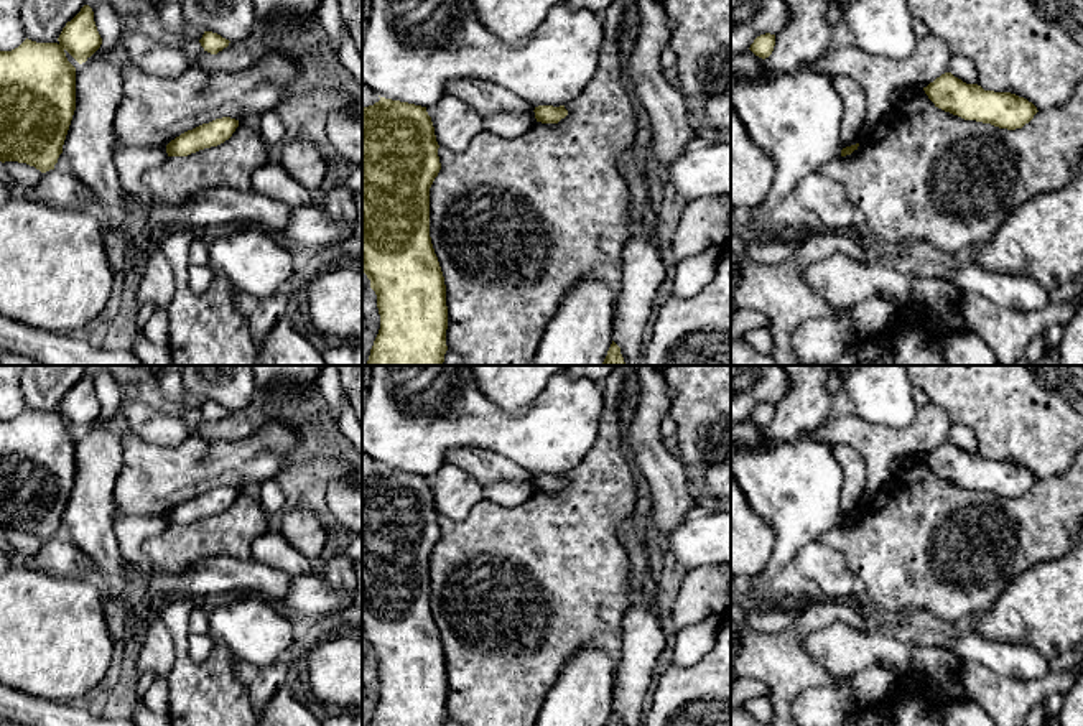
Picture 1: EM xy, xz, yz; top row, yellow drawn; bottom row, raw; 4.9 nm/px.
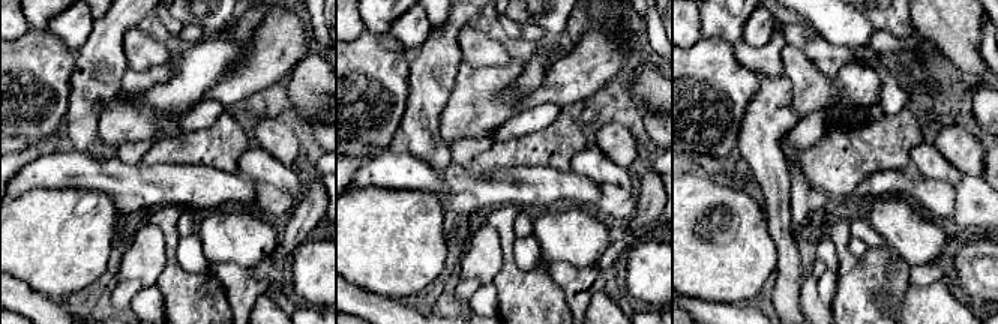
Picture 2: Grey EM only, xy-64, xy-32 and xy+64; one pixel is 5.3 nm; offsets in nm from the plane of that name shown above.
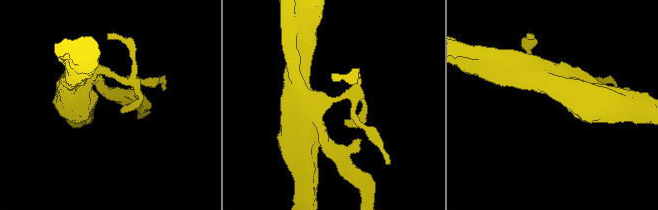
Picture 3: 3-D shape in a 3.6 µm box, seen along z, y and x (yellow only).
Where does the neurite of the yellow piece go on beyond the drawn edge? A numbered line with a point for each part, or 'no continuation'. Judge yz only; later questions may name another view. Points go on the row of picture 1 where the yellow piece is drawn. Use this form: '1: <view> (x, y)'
no continuation

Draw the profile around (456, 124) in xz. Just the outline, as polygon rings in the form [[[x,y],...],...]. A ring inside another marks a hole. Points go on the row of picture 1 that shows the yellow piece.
[[[446,94],[431,117],[441,148],[464,151],[476,135],[486,132],[484,117],[464,100]]]

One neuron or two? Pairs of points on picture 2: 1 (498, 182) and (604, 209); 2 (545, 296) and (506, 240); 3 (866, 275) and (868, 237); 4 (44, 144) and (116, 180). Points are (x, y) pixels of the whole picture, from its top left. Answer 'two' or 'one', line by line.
1: two
2: one
3: two
4: two

